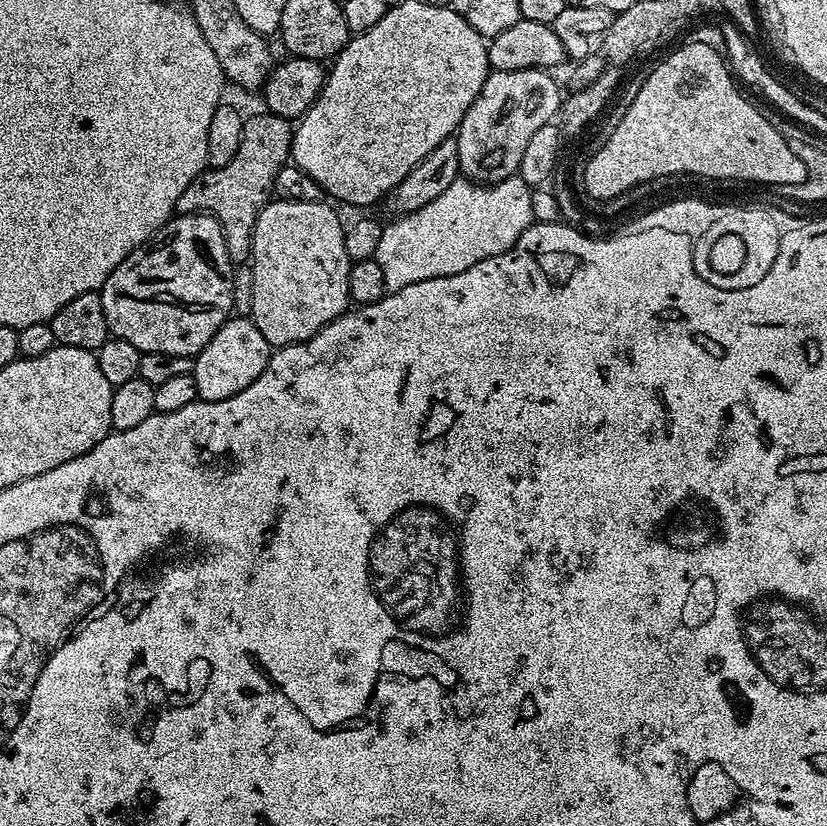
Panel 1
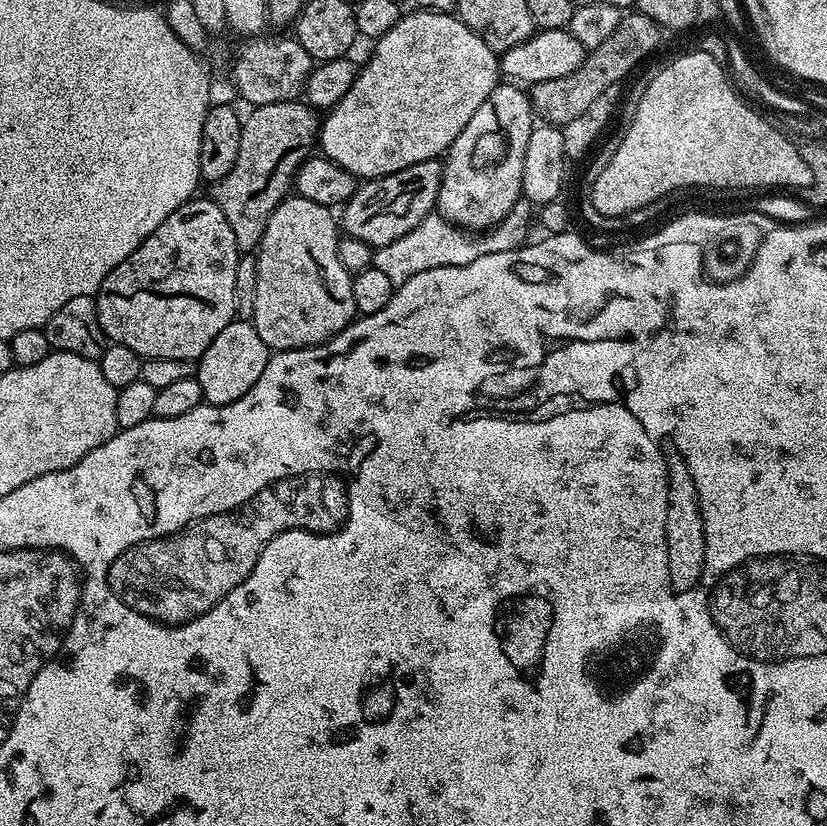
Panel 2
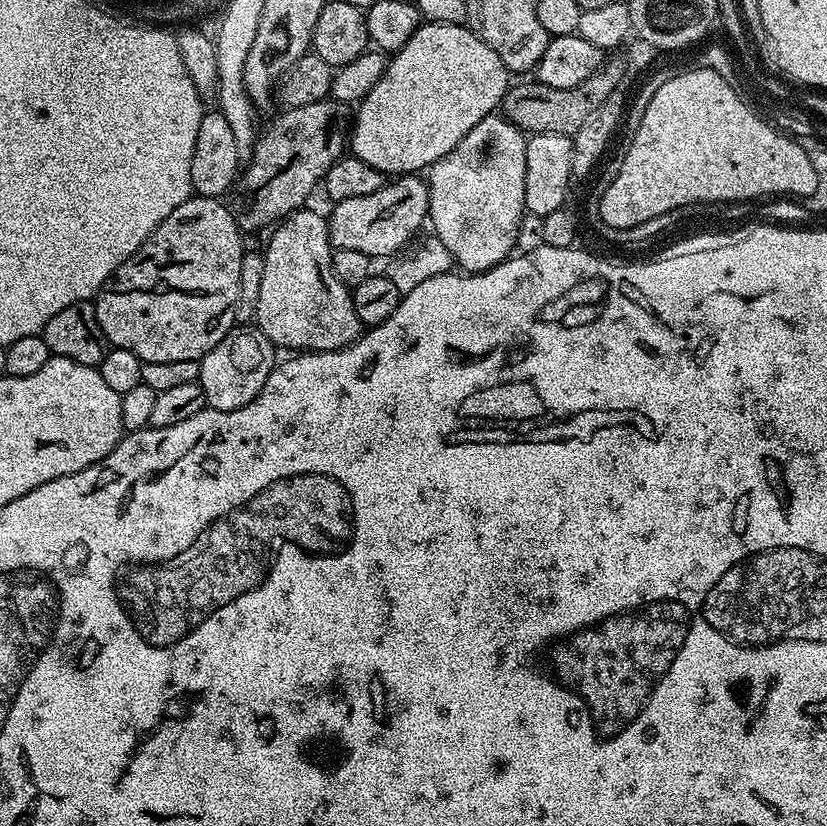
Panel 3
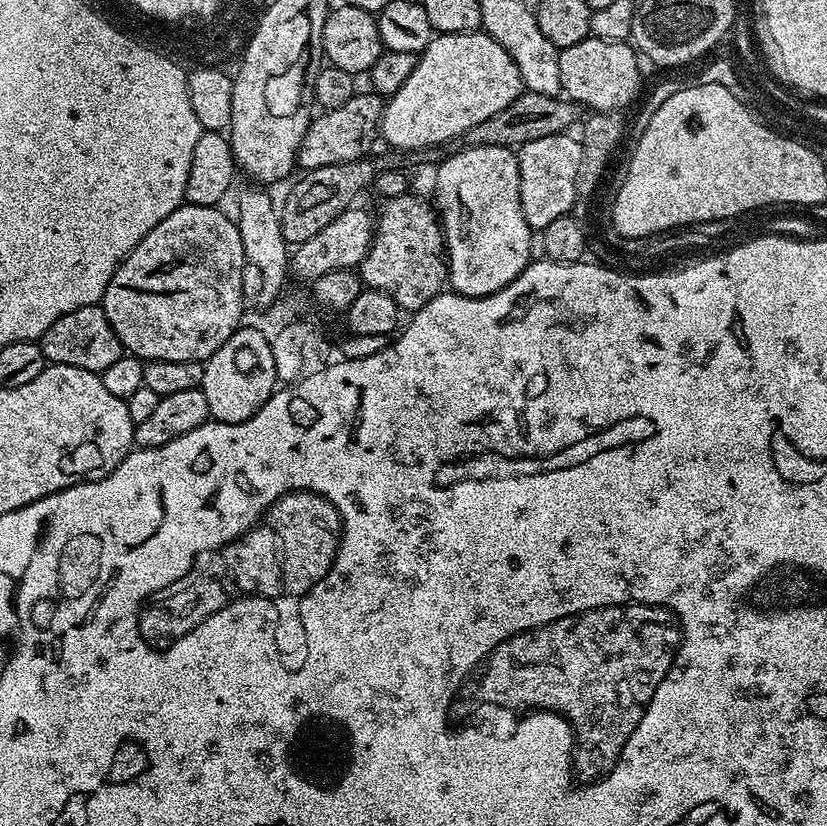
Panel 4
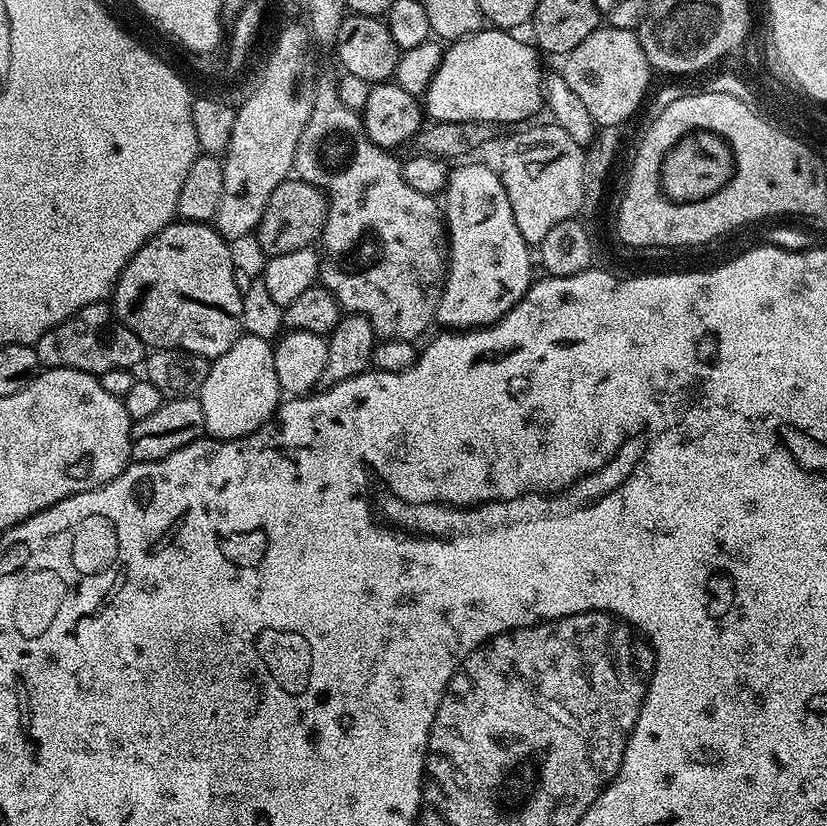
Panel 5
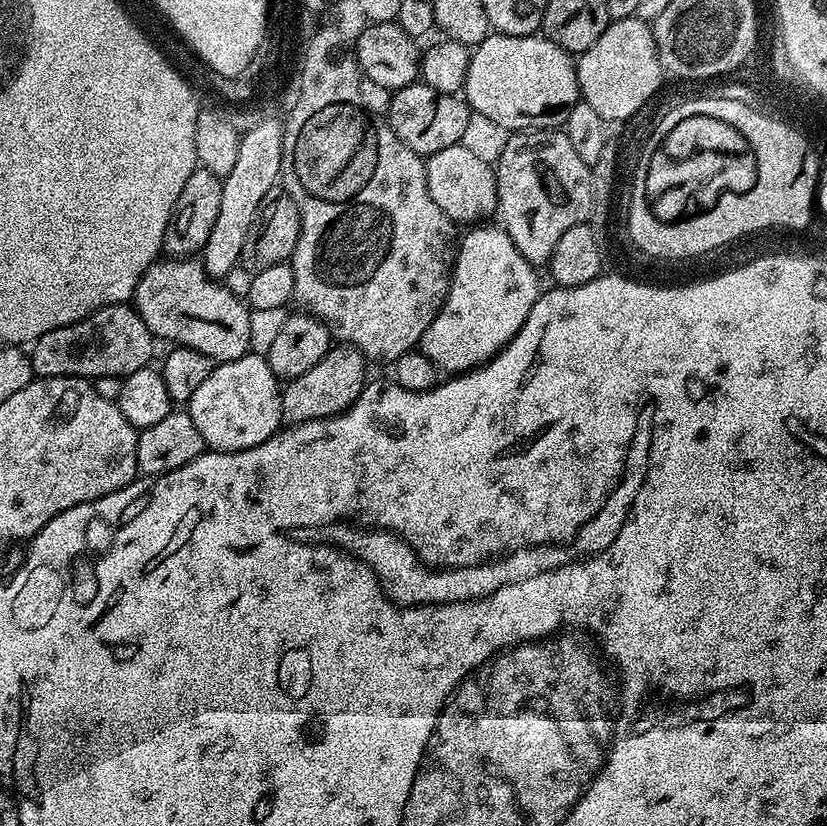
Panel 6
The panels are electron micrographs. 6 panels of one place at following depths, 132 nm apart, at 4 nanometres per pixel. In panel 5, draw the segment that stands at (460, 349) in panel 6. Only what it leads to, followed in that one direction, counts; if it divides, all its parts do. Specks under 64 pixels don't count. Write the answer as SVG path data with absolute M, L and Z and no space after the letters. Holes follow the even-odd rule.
M472 162L451 169L442 192L450 263L436 320L441 327L457 331L496 324L534 283L534 256L528 253L530 246L514 222L514 210L510 210L510 198L506 198L506 186L502 186L499 171L484 164L468 163Z

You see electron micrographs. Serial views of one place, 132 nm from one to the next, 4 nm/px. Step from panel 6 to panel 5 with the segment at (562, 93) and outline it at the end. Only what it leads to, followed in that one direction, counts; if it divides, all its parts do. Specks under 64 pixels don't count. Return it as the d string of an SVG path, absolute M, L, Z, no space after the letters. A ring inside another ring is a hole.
M495 26L485 27L483 30L476 32L473 36L468 36L464 40L457 40L449 43L444 50L444 57L442 62L438 66L438 70L434 74L434 78L430 82L428 91L424 93L422 97L423 107L426 109L427 115L431 117L433 121L441 120L442 122L466 122L467 120L481 120L487 124L493 126L501 126L500 124L516 124L512 126L520 126L528 120L536 111L545 107L544 102L544 78L546 75L545 69L540 69L540 59L542 59L541 53L537 51L535 47L527 39L519 40L519 35L513 34L508 30L501 30Z

